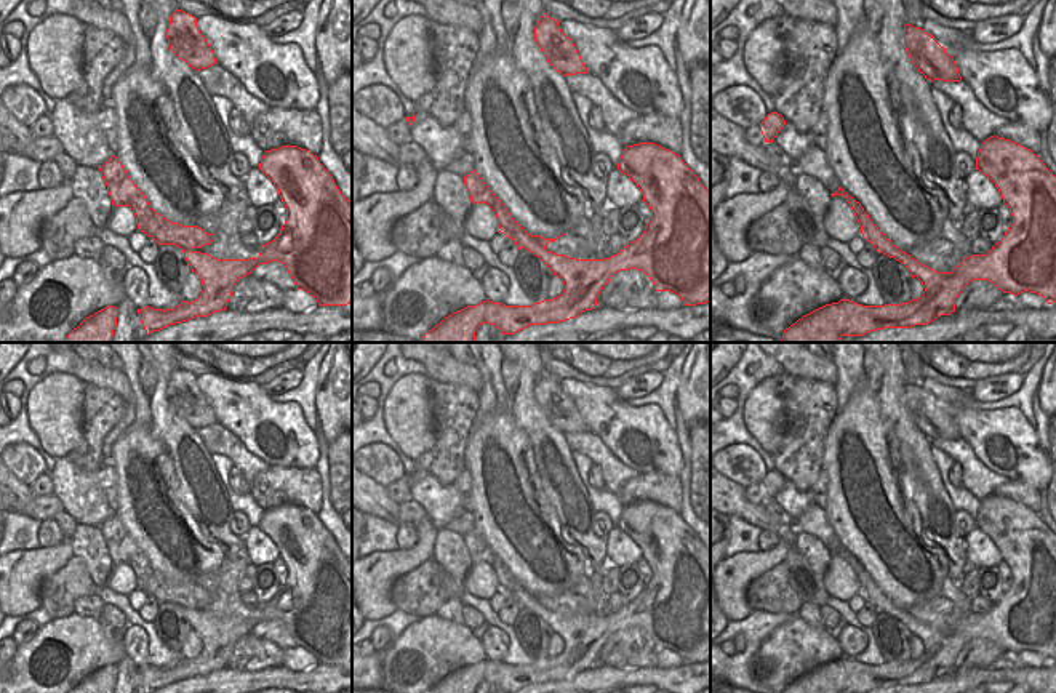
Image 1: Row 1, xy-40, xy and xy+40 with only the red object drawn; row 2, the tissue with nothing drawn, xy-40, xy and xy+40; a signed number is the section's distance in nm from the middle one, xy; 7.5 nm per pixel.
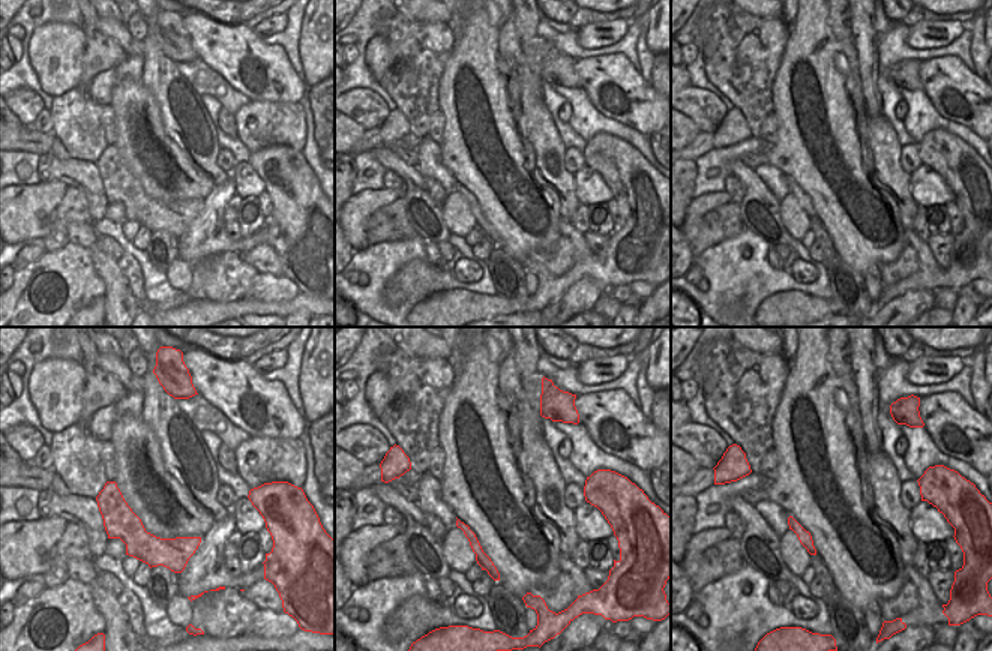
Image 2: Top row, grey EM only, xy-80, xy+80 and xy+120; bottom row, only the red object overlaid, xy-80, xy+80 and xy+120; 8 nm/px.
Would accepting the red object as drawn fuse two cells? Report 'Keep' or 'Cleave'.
Cleave

